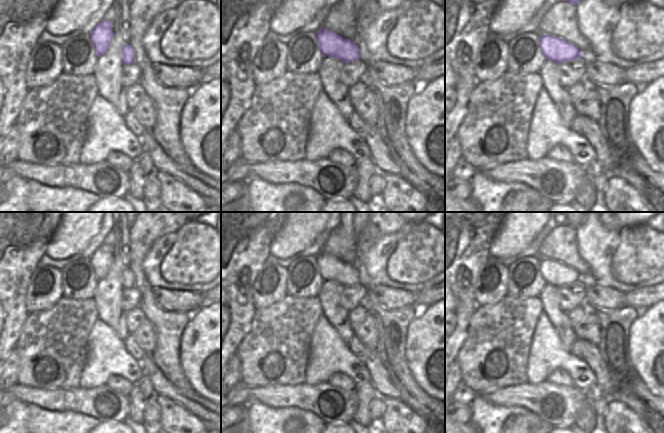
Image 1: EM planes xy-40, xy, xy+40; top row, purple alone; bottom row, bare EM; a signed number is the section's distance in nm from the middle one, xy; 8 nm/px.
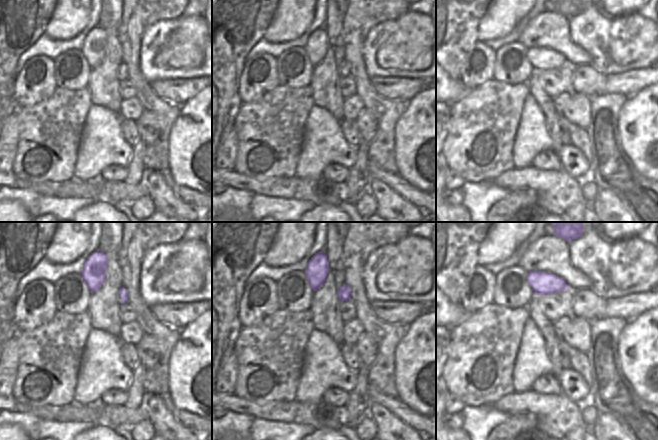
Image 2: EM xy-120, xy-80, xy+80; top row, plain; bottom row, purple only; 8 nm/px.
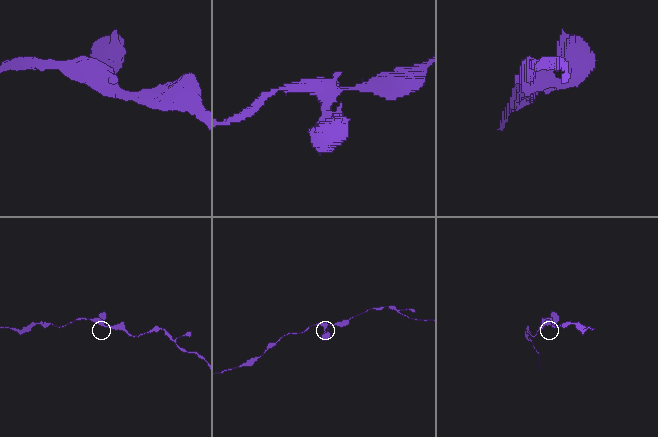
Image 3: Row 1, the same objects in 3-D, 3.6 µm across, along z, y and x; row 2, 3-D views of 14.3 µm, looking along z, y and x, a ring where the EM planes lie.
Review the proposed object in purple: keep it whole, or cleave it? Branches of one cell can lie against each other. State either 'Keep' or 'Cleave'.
Keep

